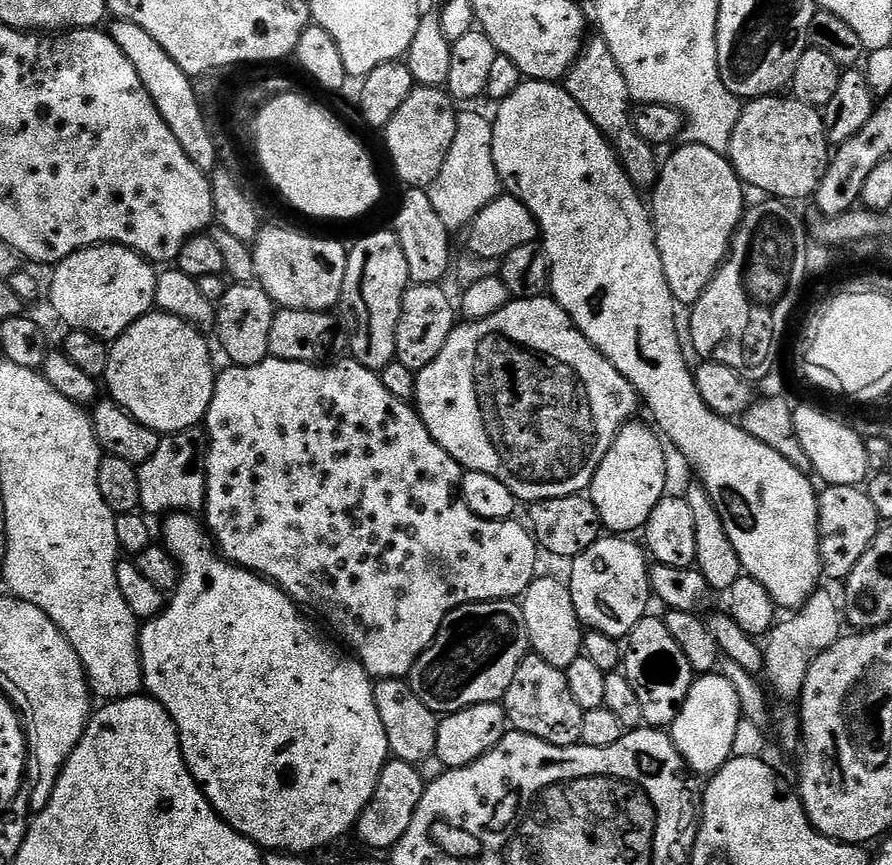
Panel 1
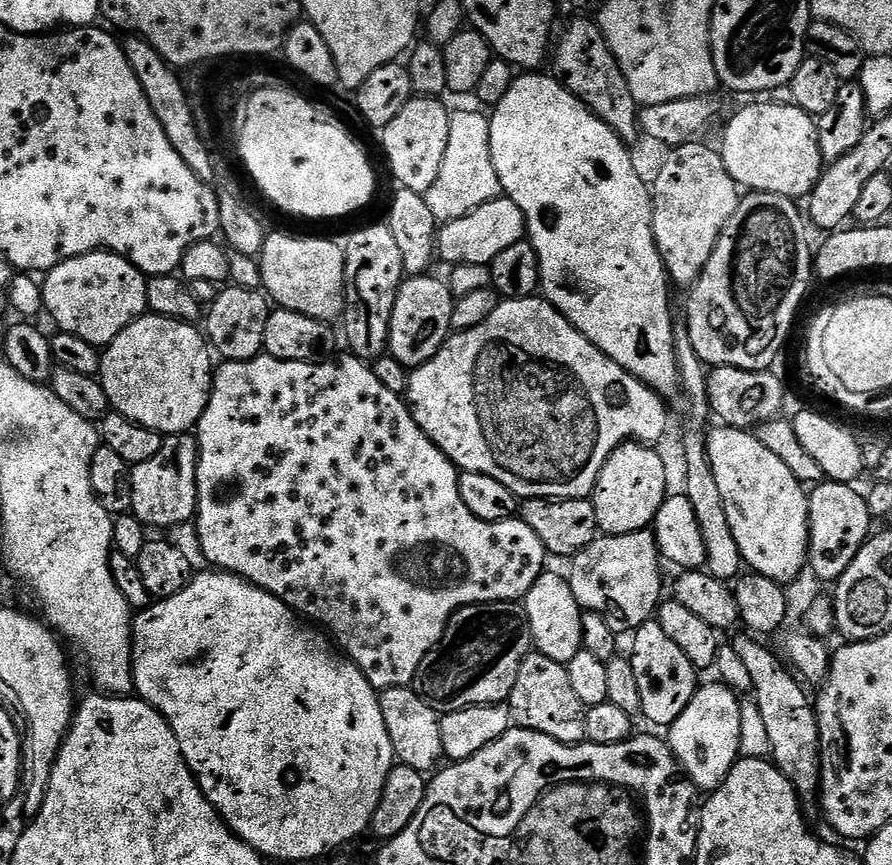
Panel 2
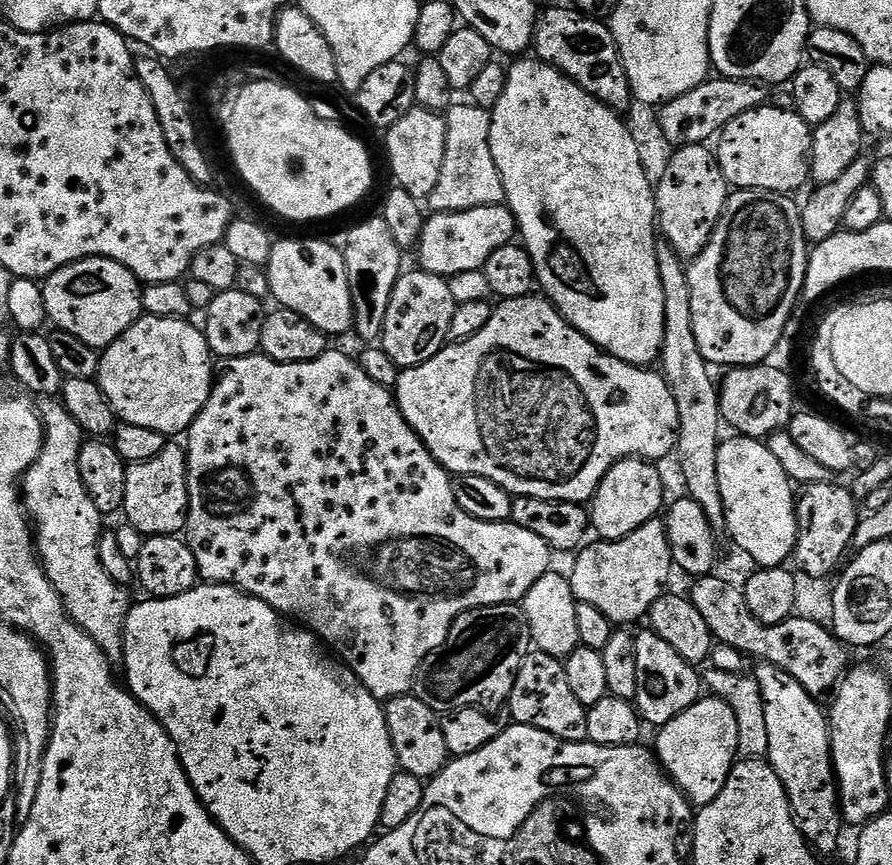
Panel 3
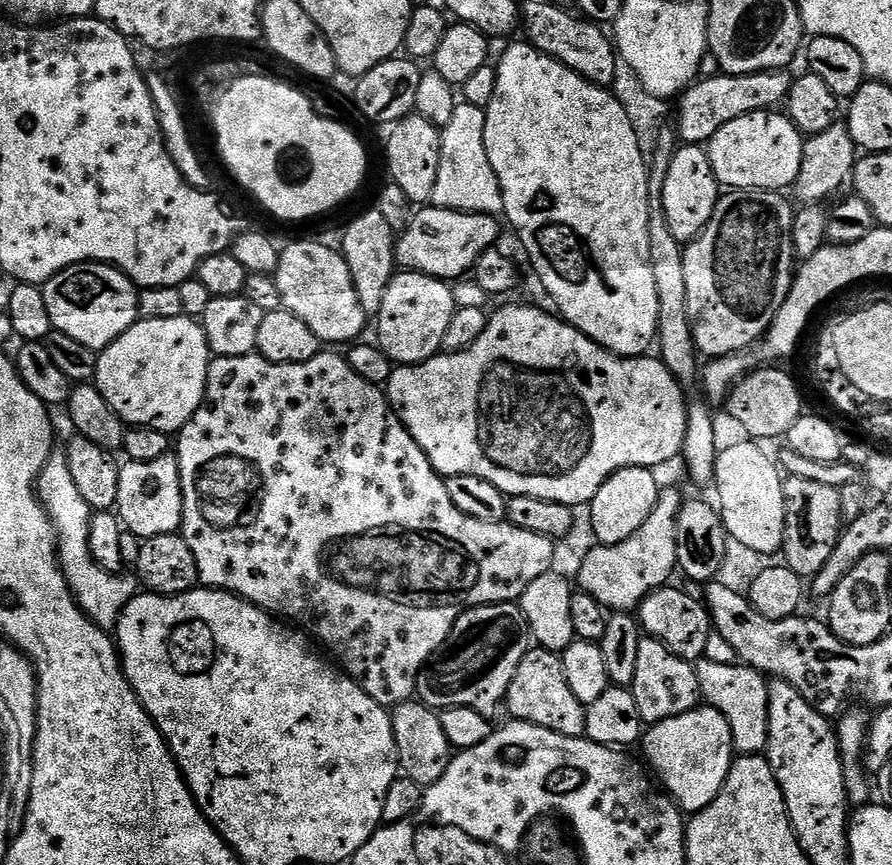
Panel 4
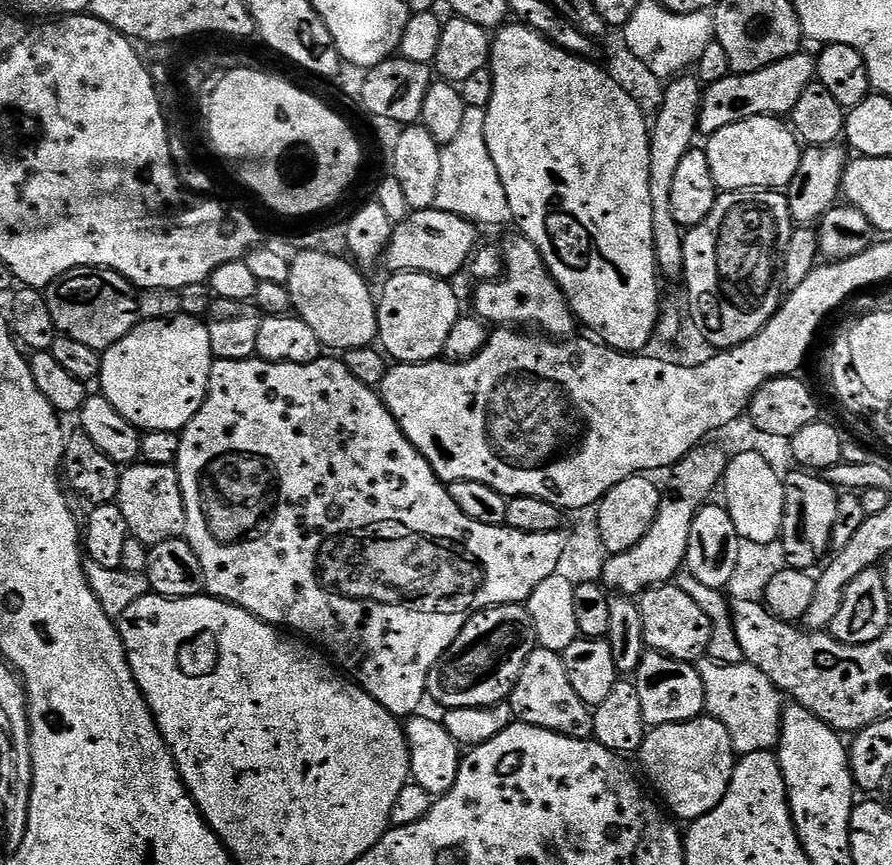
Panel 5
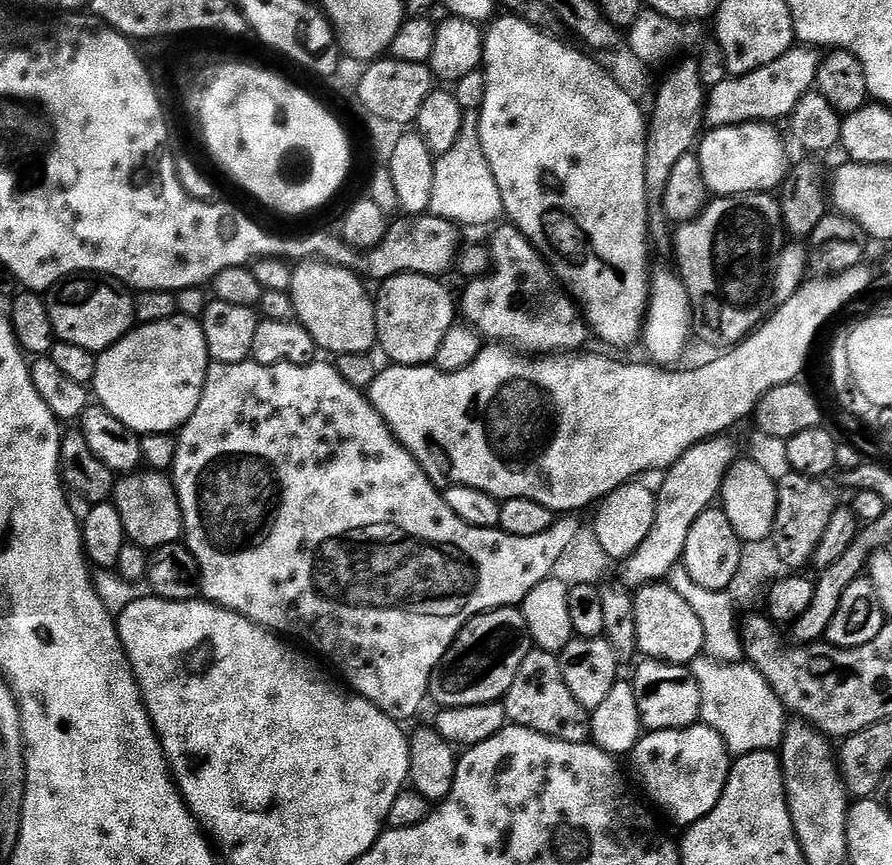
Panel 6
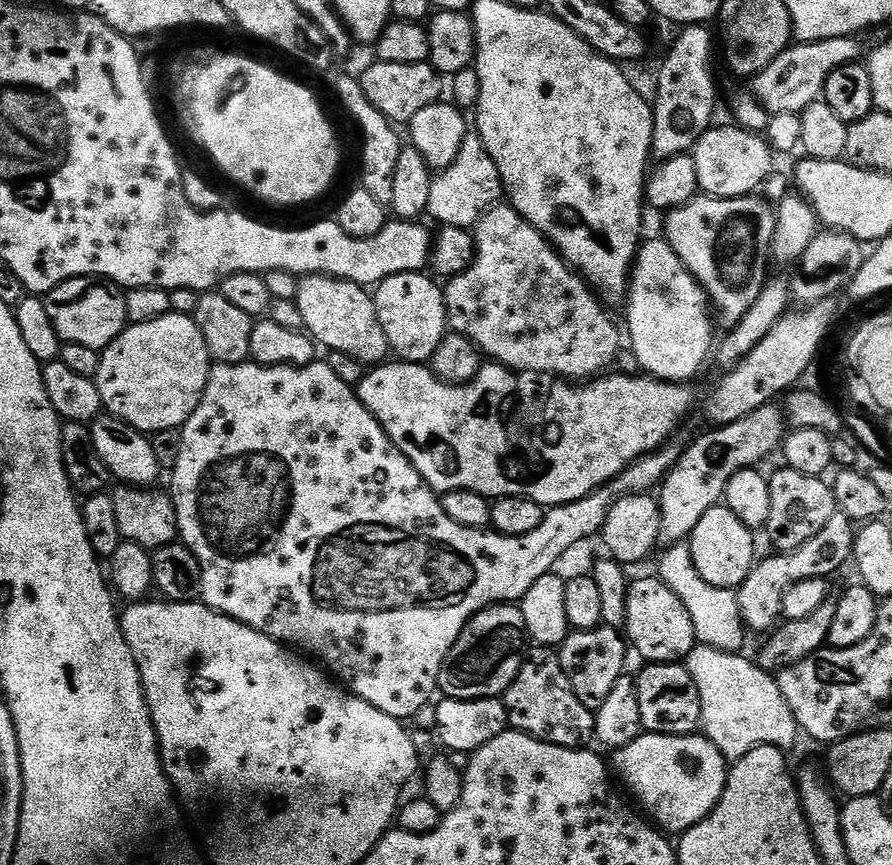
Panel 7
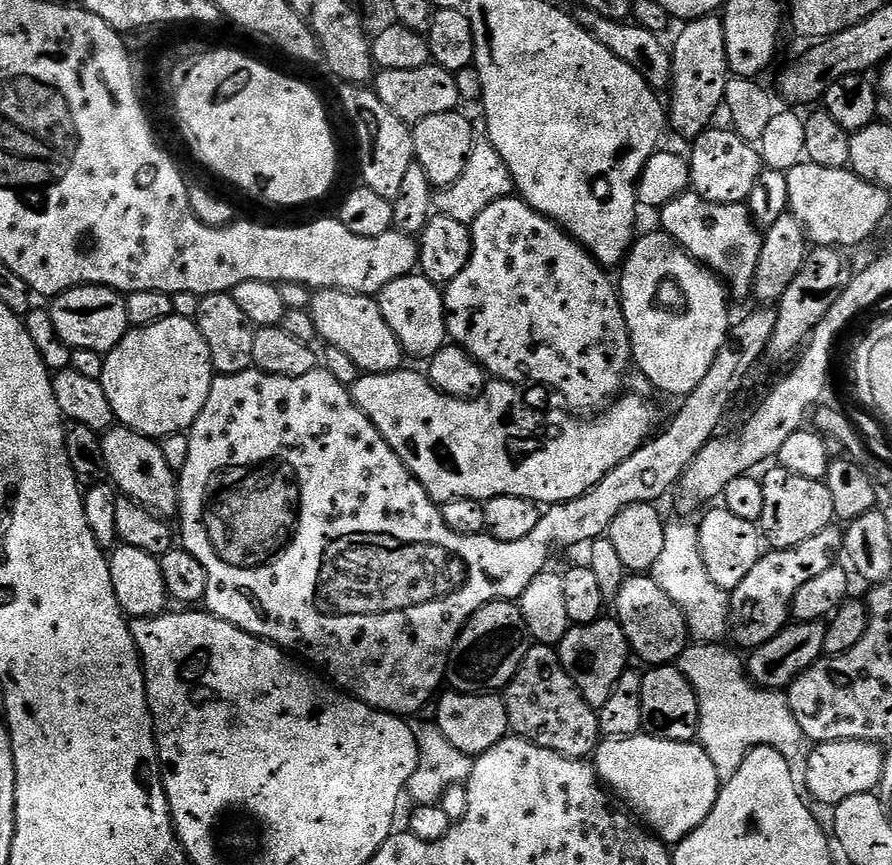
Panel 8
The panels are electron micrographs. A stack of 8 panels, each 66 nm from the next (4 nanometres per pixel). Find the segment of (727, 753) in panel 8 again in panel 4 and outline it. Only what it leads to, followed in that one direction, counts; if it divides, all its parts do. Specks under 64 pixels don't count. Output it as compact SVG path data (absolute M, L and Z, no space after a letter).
M699 659L694 664L701 697L707 707L716 708L730 722L732 746L740 754L760 754L768 746L768 727L770 710L768 709L768 685L763 672L747 667L739 662L723 664Z

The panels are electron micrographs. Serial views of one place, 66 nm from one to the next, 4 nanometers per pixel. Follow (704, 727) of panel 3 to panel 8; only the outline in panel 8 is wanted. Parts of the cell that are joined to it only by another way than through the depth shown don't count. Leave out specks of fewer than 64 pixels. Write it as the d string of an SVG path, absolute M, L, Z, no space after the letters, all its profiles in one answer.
M647 734L604 738L596 746L594 767L601 781L629 804L652 835L669 846L685 840L708 817L722 787L710 754L690 740L663 740Z

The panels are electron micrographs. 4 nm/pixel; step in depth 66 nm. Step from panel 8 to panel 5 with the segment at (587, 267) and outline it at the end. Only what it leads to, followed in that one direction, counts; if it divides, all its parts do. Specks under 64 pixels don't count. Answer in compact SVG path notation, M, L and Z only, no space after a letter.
M513 234L502 244L502 255L503 274L498 279L481 283L477 287L480 289L472 300L476 307L473 308L475 315L489 326L519 326L524 330L535 330L548 338L571 337L575 333L572 331L578 328L578 321L572 314L564 292L548 273L548 267L544 265L544 260L534 245L525 236Z

